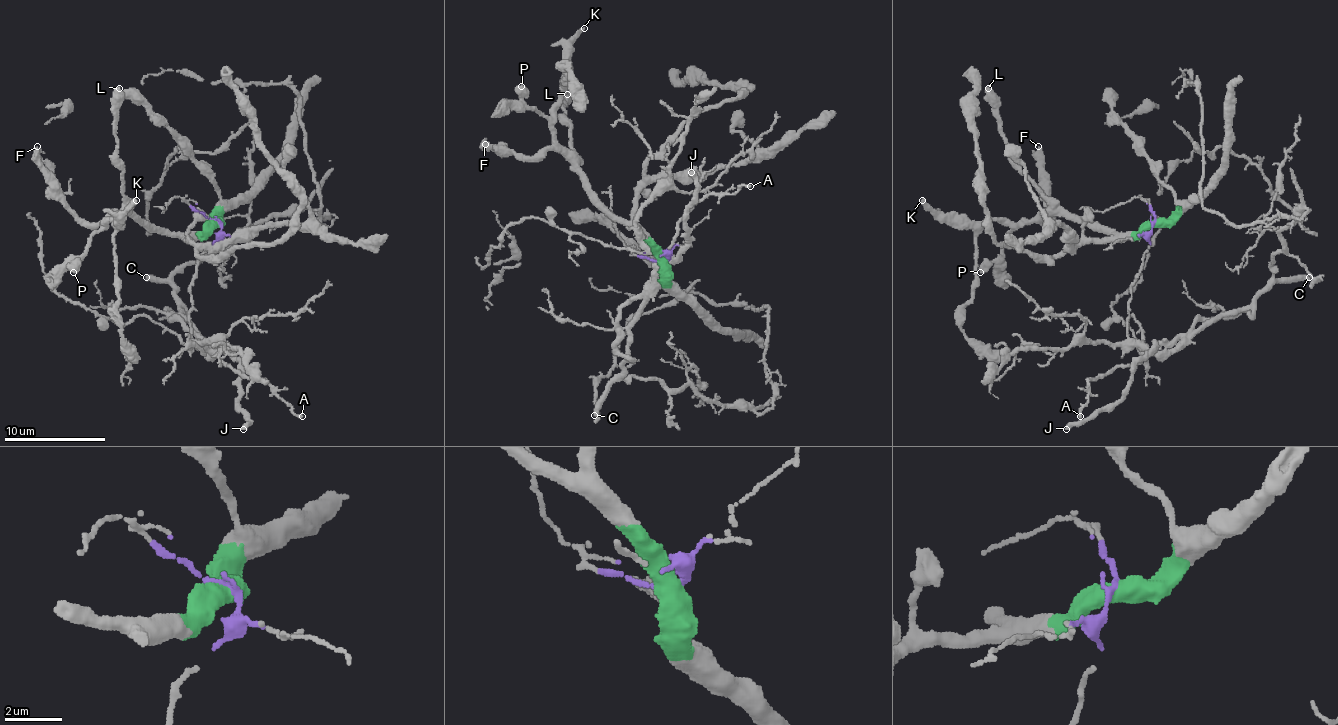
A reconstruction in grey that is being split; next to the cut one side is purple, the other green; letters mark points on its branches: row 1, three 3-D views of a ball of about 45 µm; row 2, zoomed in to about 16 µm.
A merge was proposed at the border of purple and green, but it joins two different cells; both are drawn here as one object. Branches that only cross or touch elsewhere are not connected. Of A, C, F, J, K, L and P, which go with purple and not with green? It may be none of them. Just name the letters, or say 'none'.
A, C, J

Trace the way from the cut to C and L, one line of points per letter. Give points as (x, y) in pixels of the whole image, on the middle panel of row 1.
C: (662, 261), (667, 258), (647, 248), (637, 233), (659, 261), (654, 294), (629, 329), (624, 373), (593, 416)
L: (662, 261), (588, 187), (565, 118), (563, 103), (568, 93)

